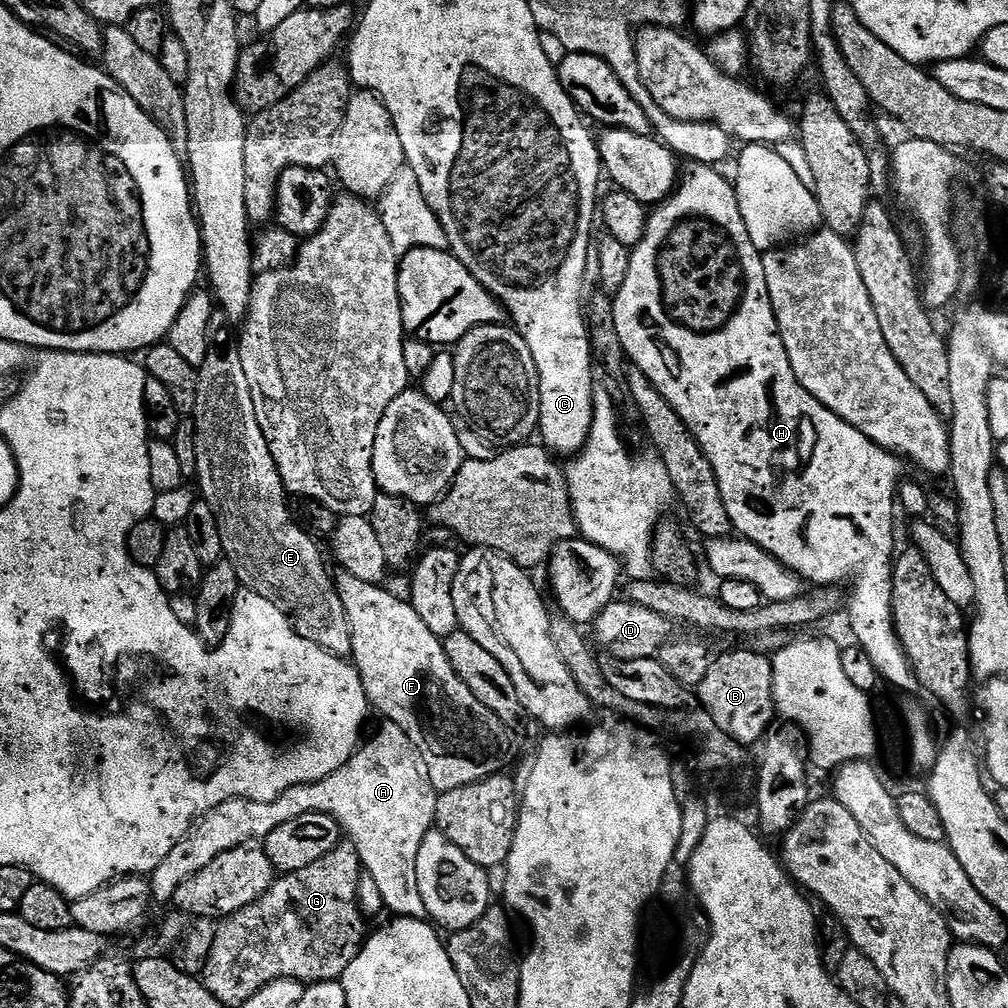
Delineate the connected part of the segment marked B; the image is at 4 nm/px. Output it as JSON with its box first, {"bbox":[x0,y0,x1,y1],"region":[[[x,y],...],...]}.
{"bbox":[698,648,773,737],"region":[[[736,648],[733,652],[724,652],[713,659],[710,674],[702,678],[698,685],[698,698],[704,702],[704,708],[709,712],[711,719],[724,732],[733,737],[743,737],[747,728],[756,728],[760,724],[760,711],[766,704],[766,696],[760,691],[765,691],[766,684],[760,679],[765,679],[766,674],[773,670],[773,661],[763,651],[752,648]]]}

